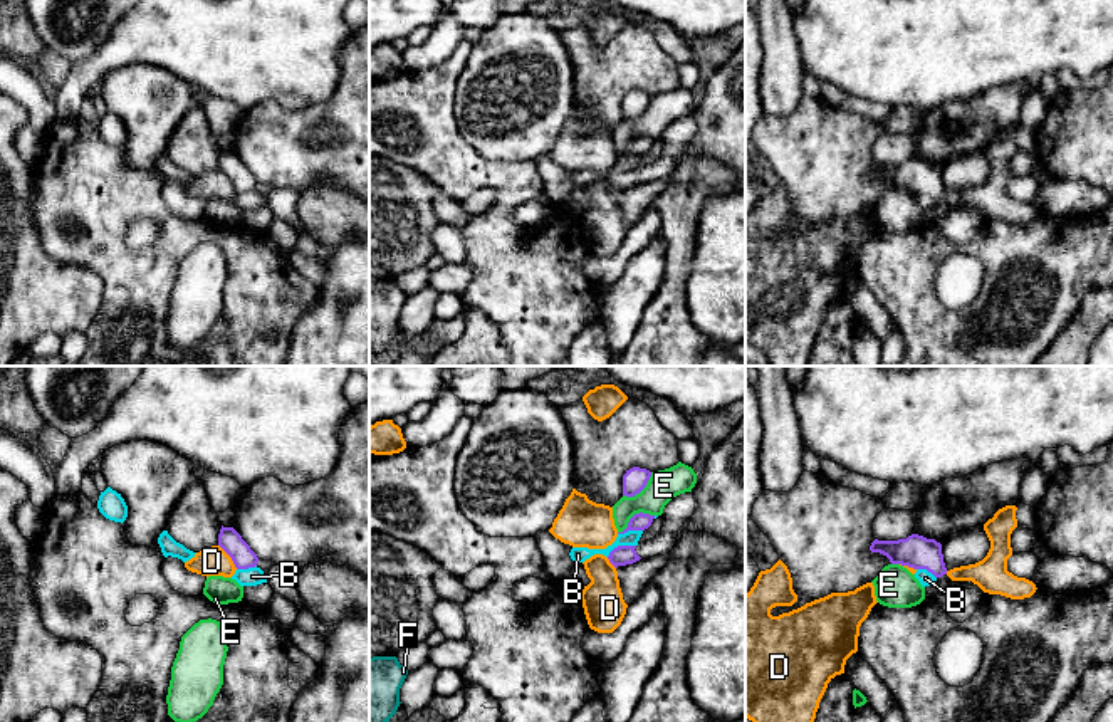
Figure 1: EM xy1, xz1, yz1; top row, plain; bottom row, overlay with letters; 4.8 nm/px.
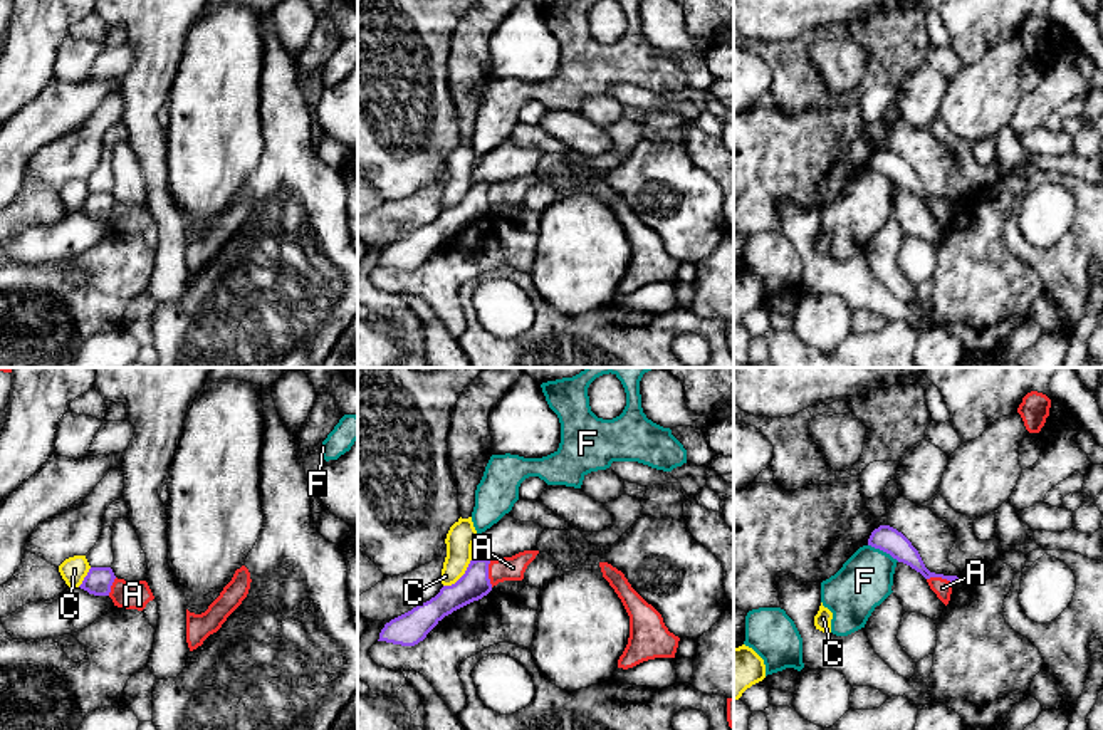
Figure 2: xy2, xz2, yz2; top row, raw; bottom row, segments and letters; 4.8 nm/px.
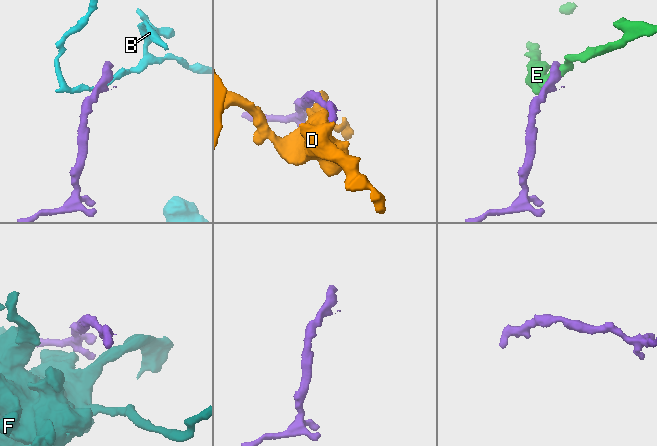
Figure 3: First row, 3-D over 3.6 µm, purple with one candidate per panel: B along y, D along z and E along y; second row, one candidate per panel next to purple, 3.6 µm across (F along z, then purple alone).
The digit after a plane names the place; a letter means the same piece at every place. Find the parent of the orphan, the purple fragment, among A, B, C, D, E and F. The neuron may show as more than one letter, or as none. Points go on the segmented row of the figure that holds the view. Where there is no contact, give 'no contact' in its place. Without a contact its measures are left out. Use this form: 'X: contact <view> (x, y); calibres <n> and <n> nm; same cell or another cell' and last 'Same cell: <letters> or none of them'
A: contact xz2 (487, 574); calibres 150 and 110 nm; another cell
B: contact xz1 (620, 546); calibres 100 and 80 nm; another cell
C: contact xz2 (462, 576); calibres 150 and 140 nm; another cell
D: contact xy1 (229, 554); calibres 110 and 140 nm; another cell
E: contact xz1 (633, 516); calibres 80 and 150 nm; another cell
F: contact yz2 (883, 551); calibres 120 and 260 nm; another cell
Same cell: none of them

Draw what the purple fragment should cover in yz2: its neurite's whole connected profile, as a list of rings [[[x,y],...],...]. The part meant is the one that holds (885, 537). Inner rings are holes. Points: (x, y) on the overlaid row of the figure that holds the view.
[[[880,525],[878,529],[875,529],[868,539],[868,545],[890,554],[898,562],[910,566],[912,569],[920,572],[925,579],[942,577],[950,581],[952,584],[960,579],[957,576],[944,576],[930,572],[925,567],[918,550],[912,545],[912,542],[902,532],[898,532],[890,525]]]

